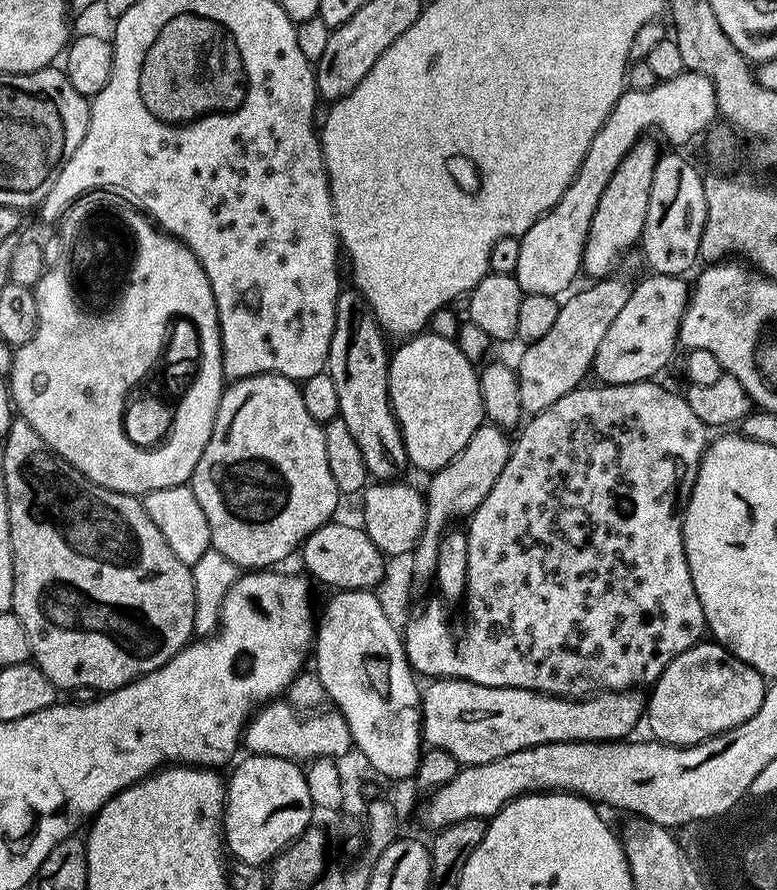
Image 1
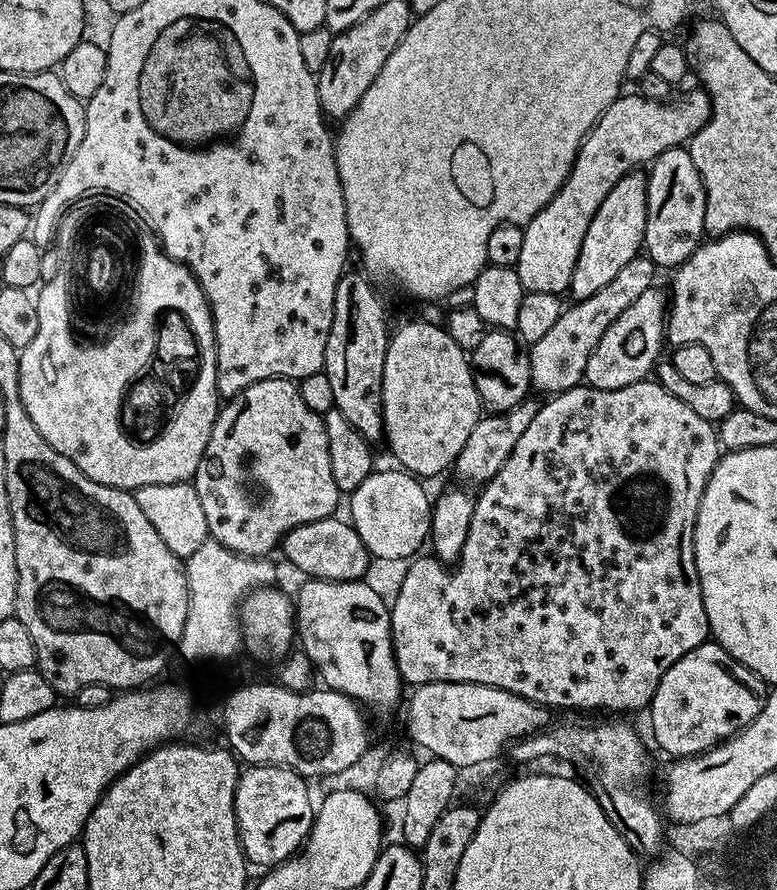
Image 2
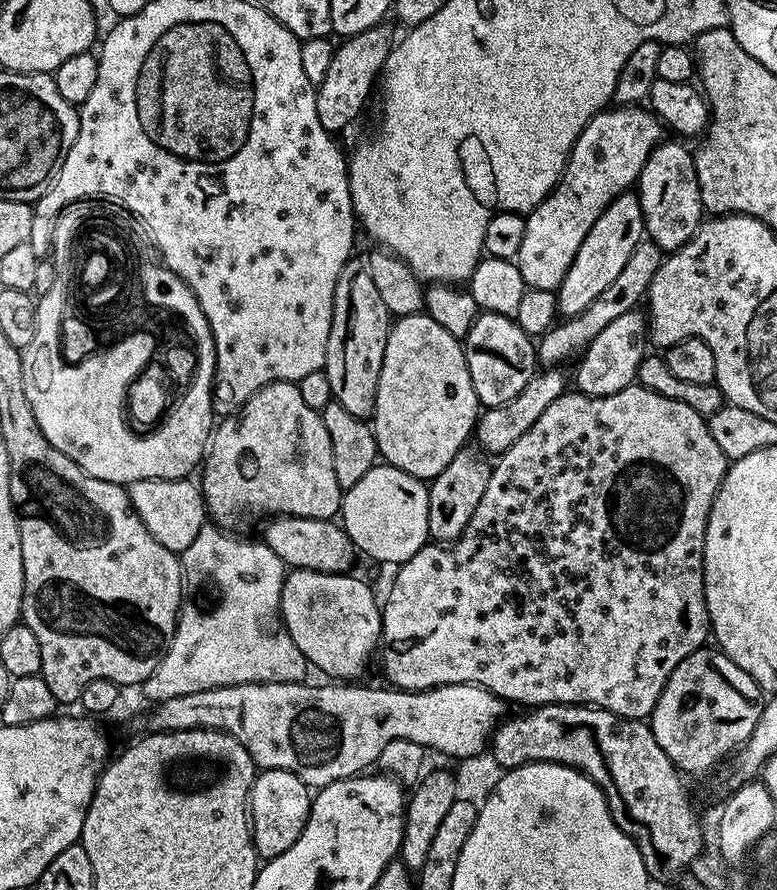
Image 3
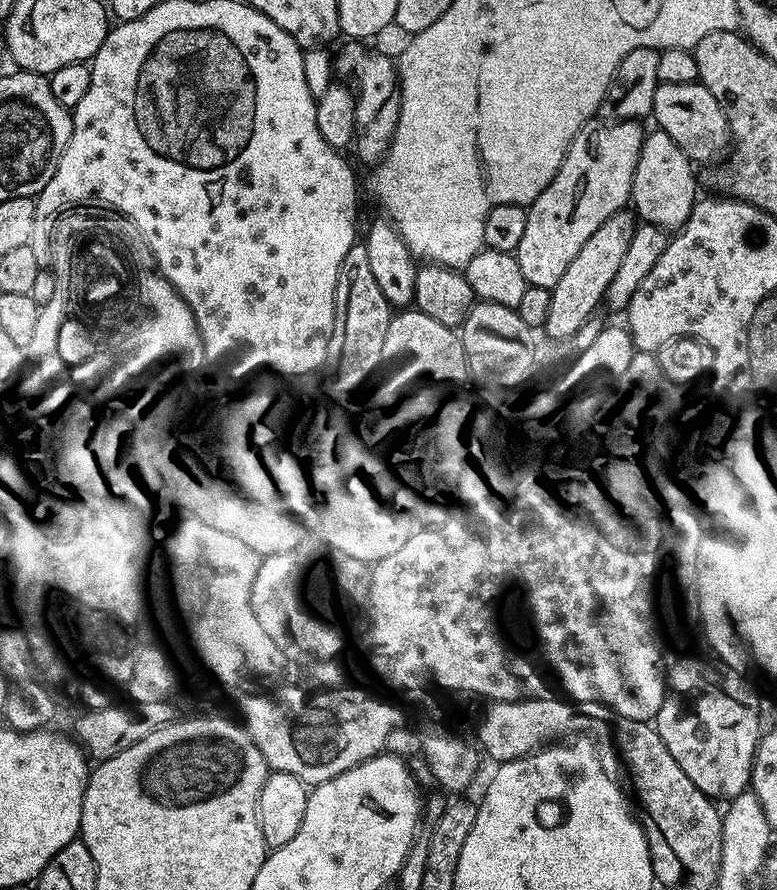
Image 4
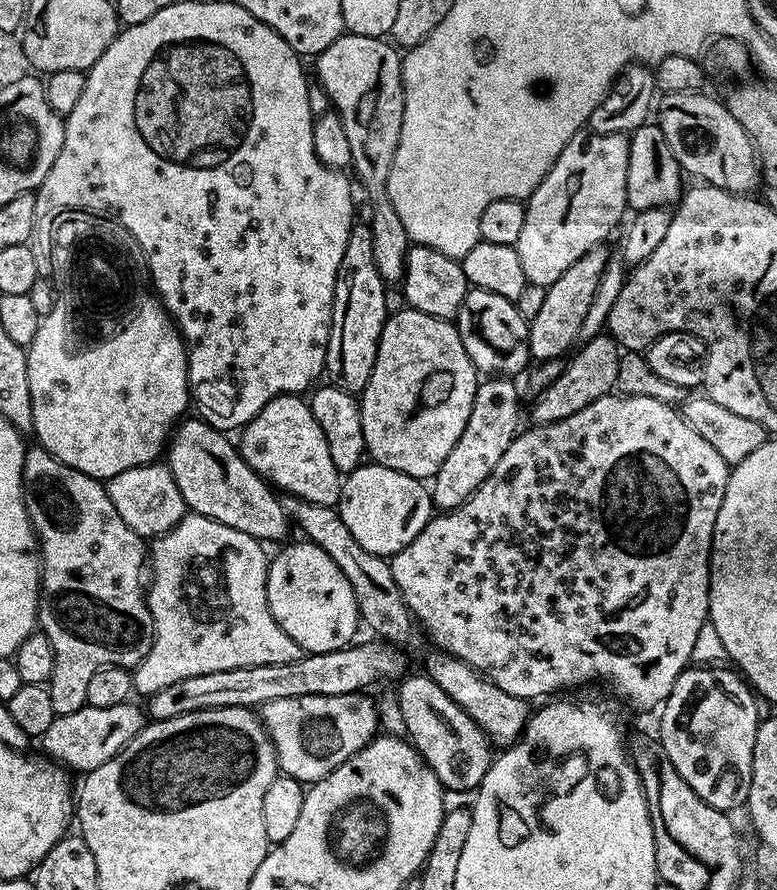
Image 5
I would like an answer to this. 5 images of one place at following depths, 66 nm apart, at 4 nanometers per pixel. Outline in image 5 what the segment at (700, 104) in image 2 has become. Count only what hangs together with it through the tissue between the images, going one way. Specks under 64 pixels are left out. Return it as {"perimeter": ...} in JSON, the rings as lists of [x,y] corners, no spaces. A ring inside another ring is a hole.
{"perimeter":[[[582,130],[566,142],[566,150],[558,154],[558,162],[554,162],[546,178],[542,178],[538,190],[534,190],[524,205],[526,222],[522,222],[522,234],[514,246],[518,250],[518,258],[522,258],[522,270],[529,284],[547,286],[558,282],[558,278],[562,278],[562,274],[566,274],[566,270],[582,258],[582,254],[601,247],[604,239],[615,230],[616,223],[625,219],[624,212],[628,208],[626,170],[630,162],[628,141],[629,137],[625,134],[598,134]]]}

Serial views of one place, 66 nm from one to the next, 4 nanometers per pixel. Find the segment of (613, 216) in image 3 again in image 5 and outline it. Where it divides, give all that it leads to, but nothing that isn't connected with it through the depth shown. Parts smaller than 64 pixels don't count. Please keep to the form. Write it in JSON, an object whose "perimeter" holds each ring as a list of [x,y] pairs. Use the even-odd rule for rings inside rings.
{"perimeter":[[[601,246],[592,248],[558,282],[547,285],[548,293],[538,309],[538,314],[530,322],[528,330],[528,355],[533,361],[559,360],[571,344],[578,341],[578,330],[582,330],[582,322],[590,311],[590,302],[594,302],[594,290],[598,290],[598,282],[608,265],[609,249]]]}

